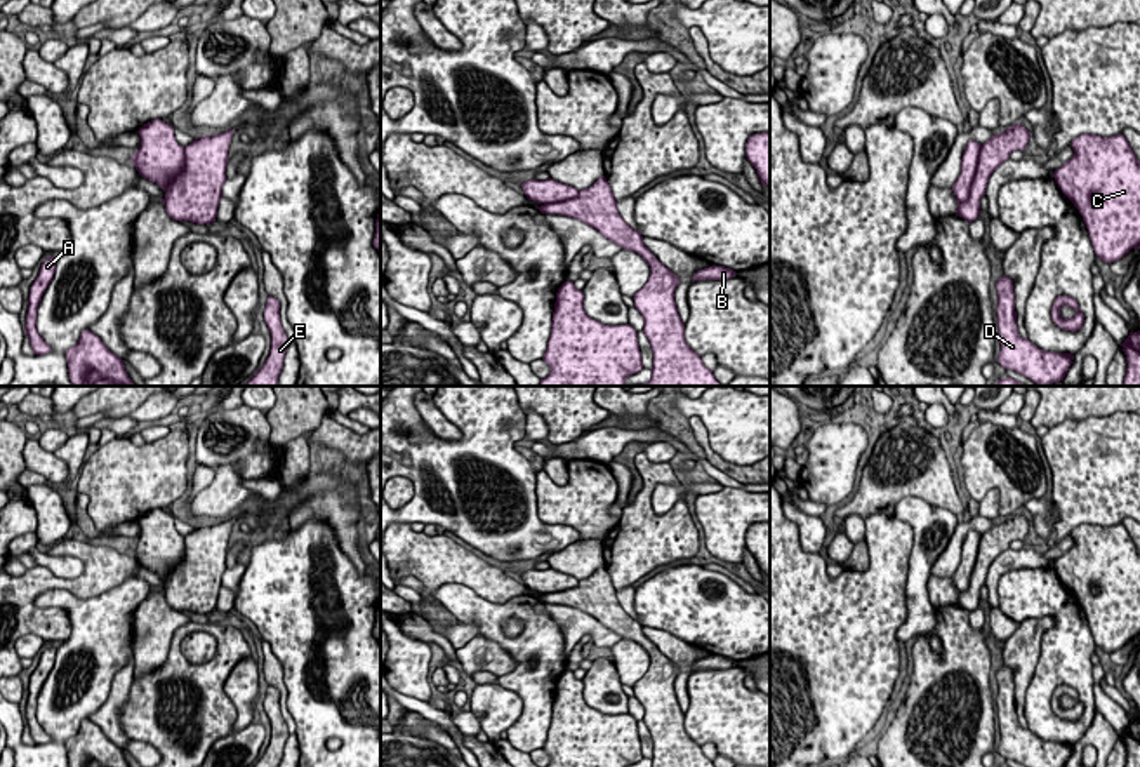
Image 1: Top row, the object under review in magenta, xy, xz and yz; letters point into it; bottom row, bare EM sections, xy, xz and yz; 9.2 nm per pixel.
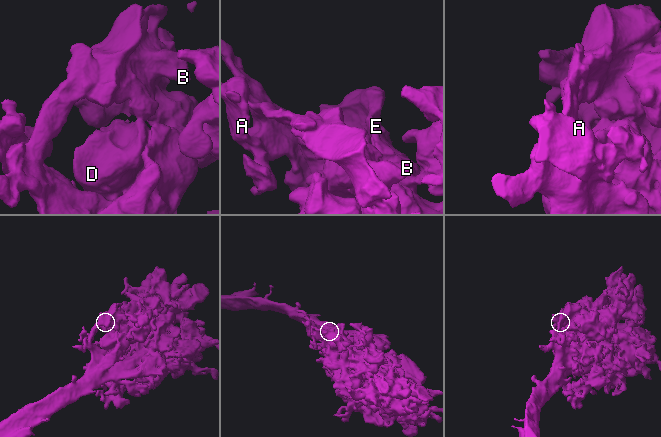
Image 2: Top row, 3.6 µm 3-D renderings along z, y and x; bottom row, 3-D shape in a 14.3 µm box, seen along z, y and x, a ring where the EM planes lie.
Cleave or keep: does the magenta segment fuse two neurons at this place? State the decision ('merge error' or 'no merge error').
no merge error

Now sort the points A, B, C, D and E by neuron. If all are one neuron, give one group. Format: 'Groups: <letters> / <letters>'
Groups: A B C D E

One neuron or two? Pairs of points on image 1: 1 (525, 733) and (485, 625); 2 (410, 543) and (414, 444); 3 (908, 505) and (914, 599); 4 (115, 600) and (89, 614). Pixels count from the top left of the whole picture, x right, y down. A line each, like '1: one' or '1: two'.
1: one
2: two
3: one
4: one

